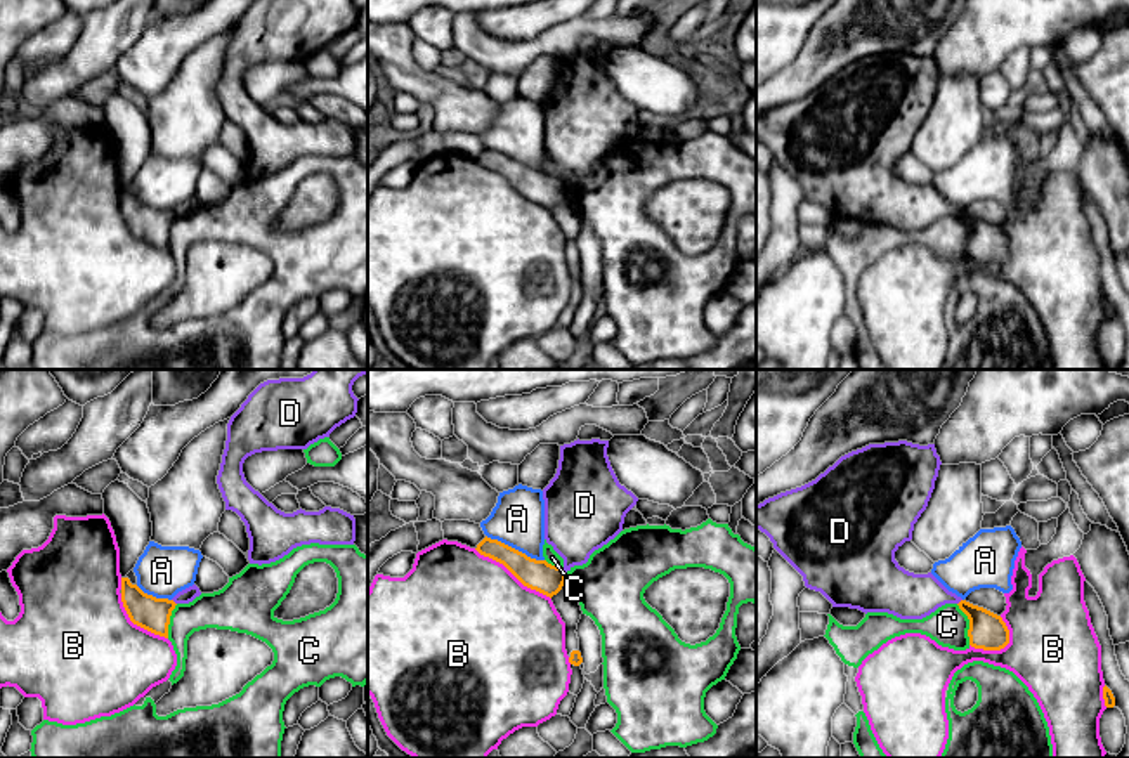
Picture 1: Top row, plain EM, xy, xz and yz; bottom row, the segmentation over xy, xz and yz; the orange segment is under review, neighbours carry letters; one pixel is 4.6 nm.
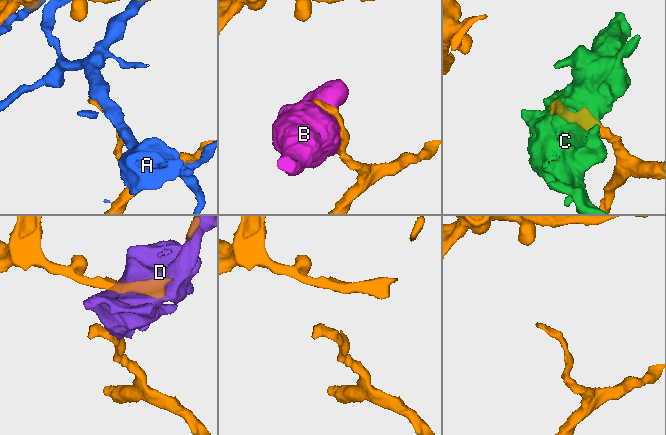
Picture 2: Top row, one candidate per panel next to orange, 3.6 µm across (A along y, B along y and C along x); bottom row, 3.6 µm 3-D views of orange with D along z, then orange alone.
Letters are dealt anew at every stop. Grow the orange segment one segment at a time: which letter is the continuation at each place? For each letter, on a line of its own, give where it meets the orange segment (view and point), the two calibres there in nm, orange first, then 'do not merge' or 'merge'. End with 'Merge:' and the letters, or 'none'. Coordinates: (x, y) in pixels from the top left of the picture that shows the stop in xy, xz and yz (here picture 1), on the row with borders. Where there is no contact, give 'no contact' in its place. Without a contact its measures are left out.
A: xz (514, 548) | 140/240 nm | do not merge
B: xz (512, 573) | 140/500 nm | do not merge
C: yz (970, 625) | 170/180 nm | do not merge
D: xy (174, 602) | 160/70 nm | do not merge
Merge: none

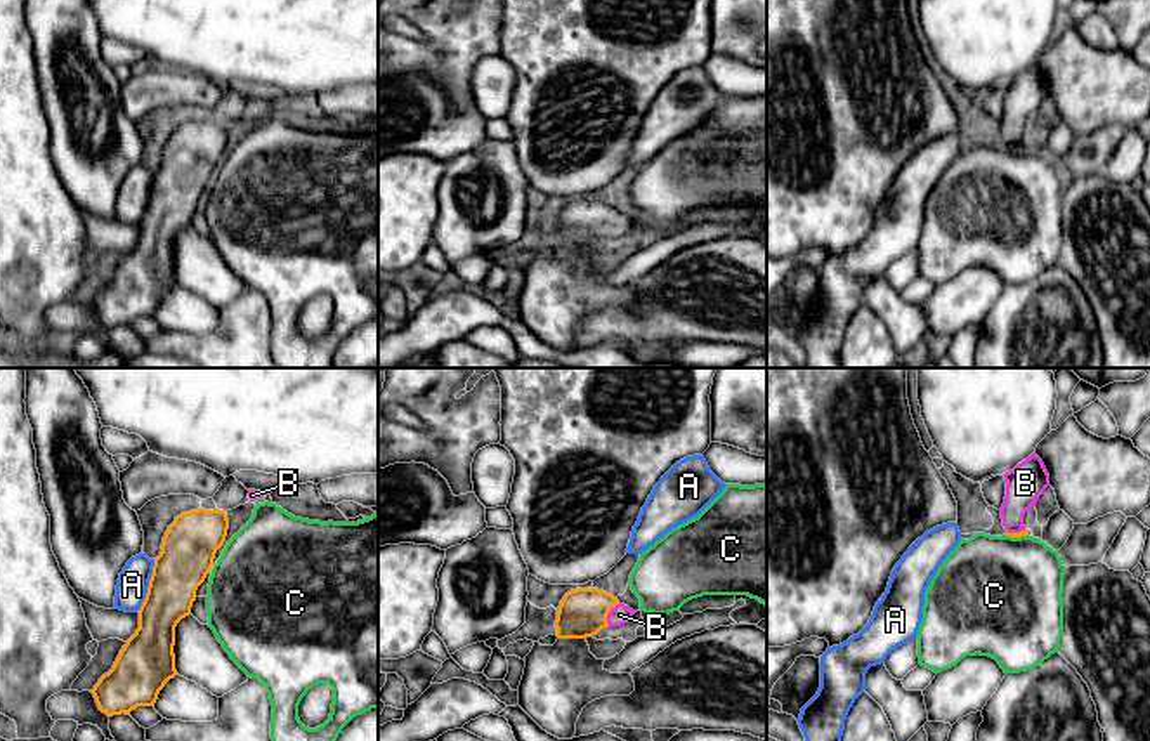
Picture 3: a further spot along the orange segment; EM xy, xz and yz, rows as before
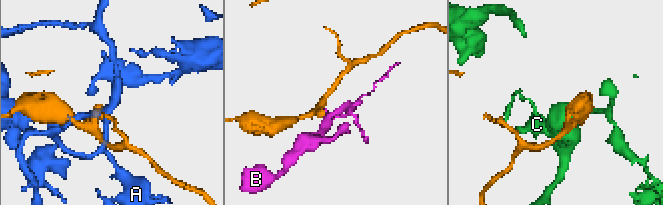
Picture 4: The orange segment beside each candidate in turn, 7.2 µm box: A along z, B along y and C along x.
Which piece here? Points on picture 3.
A: xy (150, 585) | 260/140 nm | do not merge
B: xz (607, 613) | 220/90 nm | merge
C: yz (1017, 537) | 30/480 nm | do not merge
Merge: B

